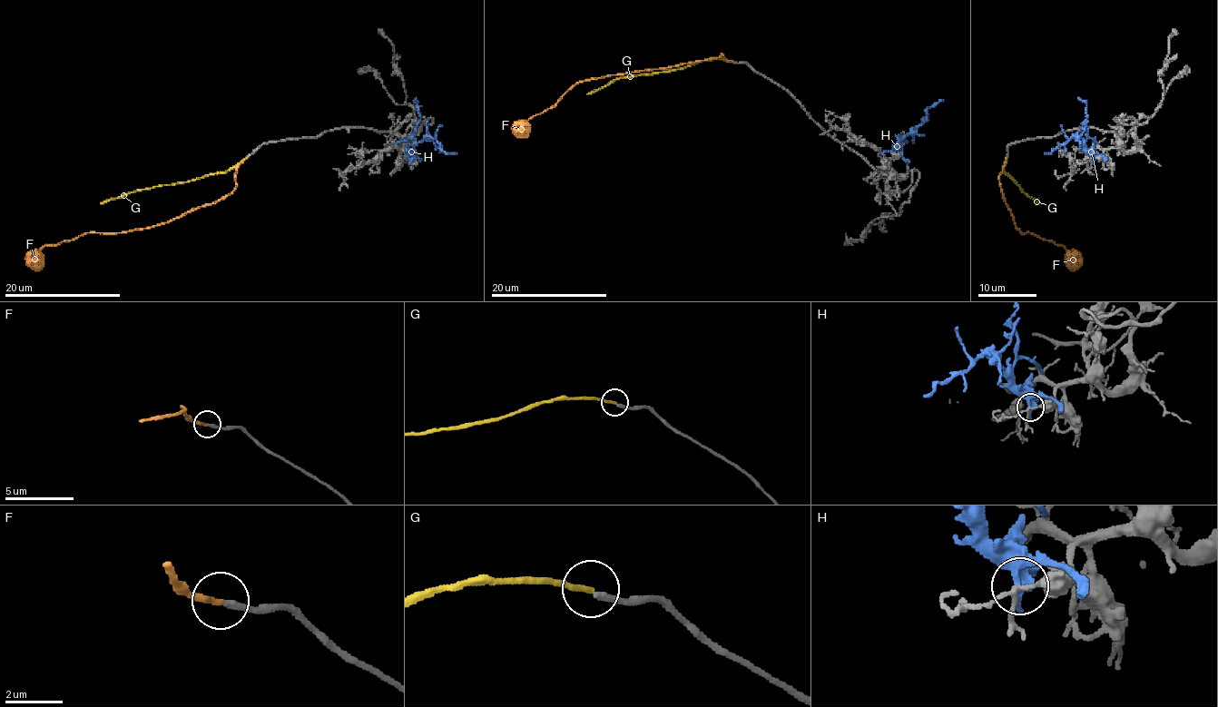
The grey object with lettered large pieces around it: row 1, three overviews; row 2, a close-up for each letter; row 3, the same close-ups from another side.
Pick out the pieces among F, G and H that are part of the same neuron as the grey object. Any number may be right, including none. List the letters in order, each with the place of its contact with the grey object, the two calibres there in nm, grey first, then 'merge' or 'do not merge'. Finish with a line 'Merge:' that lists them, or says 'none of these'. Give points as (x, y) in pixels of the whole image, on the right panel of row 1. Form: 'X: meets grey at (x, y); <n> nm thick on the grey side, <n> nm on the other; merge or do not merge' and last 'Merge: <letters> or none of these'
F: meets grey at (1006, 158); 240 nm thick on the grey side, 200 nm on the other; merge
G: meets grey at (1006, 158); 240 nm thick on the grey side, 200 nm on the other; do not merge
H: meets grey at (1093, 159); 130 nm thick on the grey side, 400 nm on the other; do not merge
Merge: F

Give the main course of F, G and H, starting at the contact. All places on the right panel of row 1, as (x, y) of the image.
F: (1006, 159), (999, 186), (1016, 227), (1021, 232), (1033, 232), (1060, 244), (1067, 251), (1070, 263), (1079, 268)
G: (1005, 159), (1005, 171), (1038, 203)
H: (1092, 159), (1086, 148), (1074, 138), (1045, 154)

